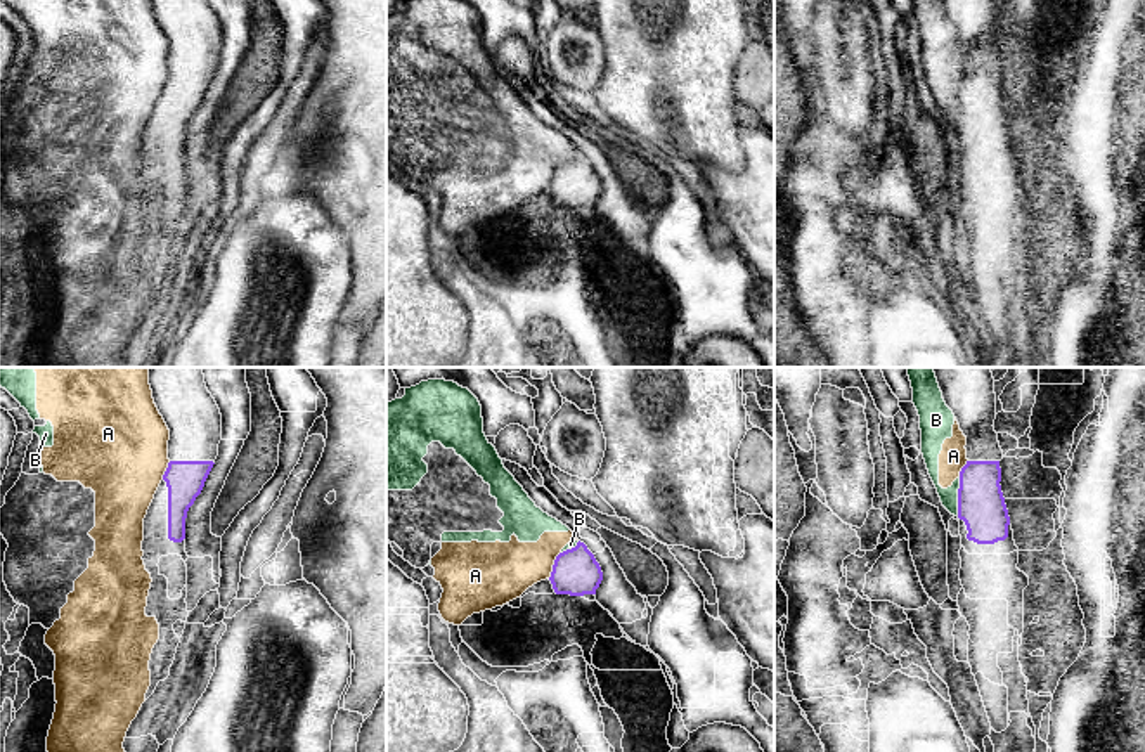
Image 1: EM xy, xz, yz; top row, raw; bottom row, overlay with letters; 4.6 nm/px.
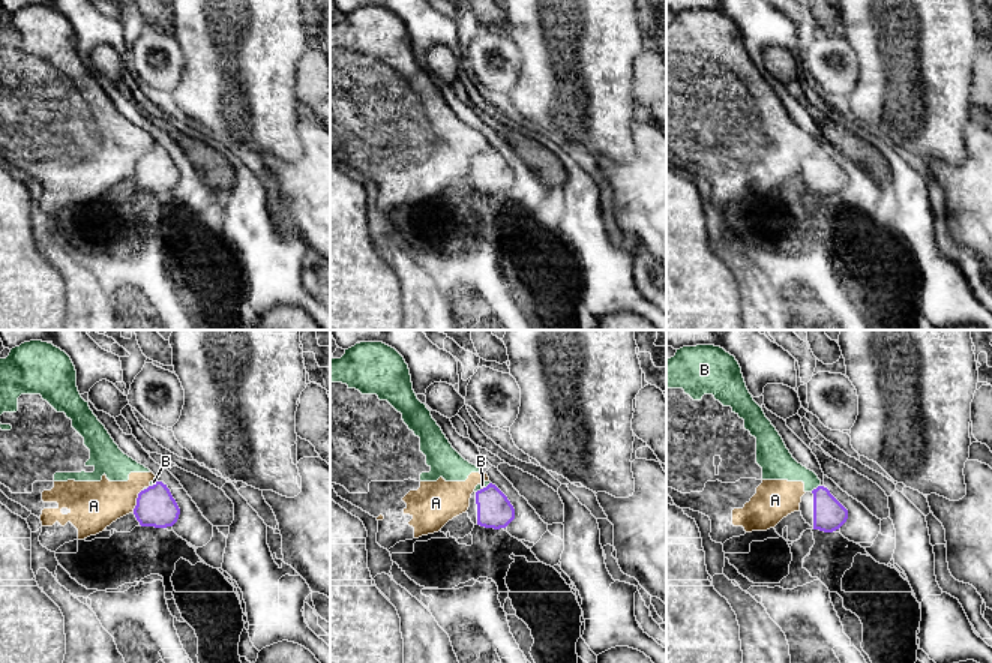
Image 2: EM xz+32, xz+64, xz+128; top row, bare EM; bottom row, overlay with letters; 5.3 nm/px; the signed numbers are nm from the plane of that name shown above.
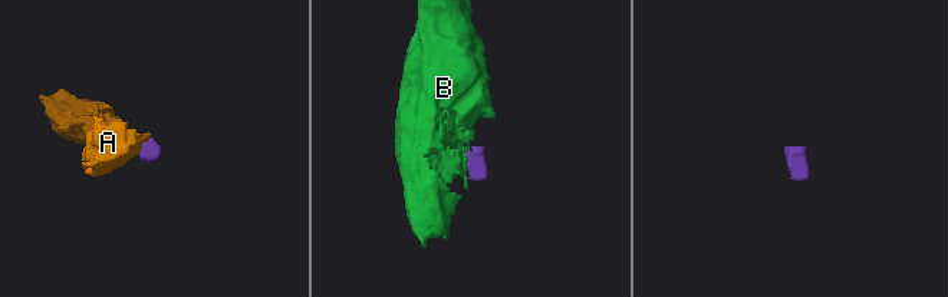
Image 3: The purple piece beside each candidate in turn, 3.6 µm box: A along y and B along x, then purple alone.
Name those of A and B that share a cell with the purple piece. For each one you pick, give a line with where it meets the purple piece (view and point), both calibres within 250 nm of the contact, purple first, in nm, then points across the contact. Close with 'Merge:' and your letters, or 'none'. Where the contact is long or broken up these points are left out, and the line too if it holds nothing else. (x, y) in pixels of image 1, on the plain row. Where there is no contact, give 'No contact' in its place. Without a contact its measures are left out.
Merge: none

